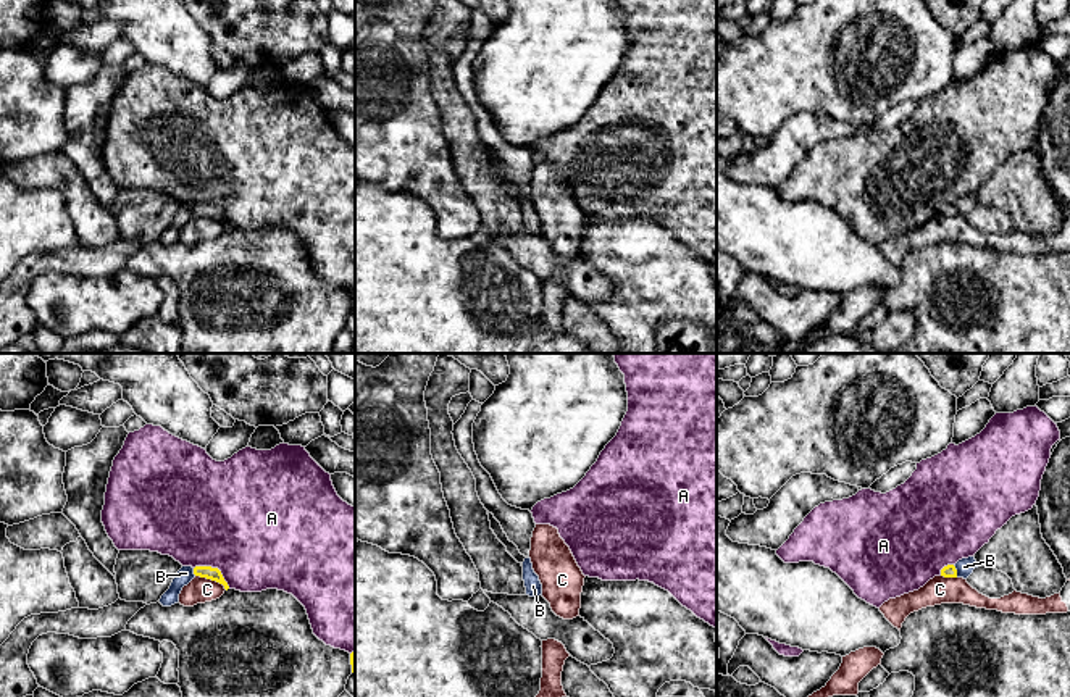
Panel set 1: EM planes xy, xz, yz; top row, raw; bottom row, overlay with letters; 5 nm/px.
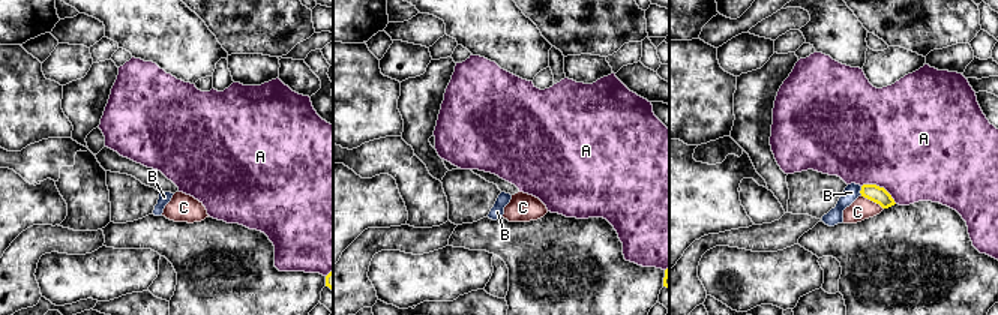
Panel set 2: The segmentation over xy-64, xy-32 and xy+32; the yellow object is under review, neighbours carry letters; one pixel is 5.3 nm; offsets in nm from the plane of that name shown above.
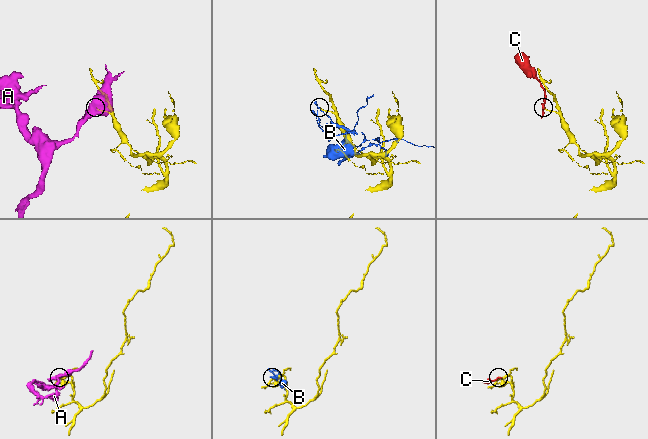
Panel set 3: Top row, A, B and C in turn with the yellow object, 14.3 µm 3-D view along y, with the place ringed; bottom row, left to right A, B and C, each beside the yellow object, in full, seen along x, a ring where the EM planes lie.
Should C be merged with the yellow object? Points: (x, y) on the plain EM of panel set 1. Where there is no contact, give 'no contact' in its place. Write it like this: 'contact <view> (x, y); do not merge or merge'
contact xy (212, 218); do not merge

